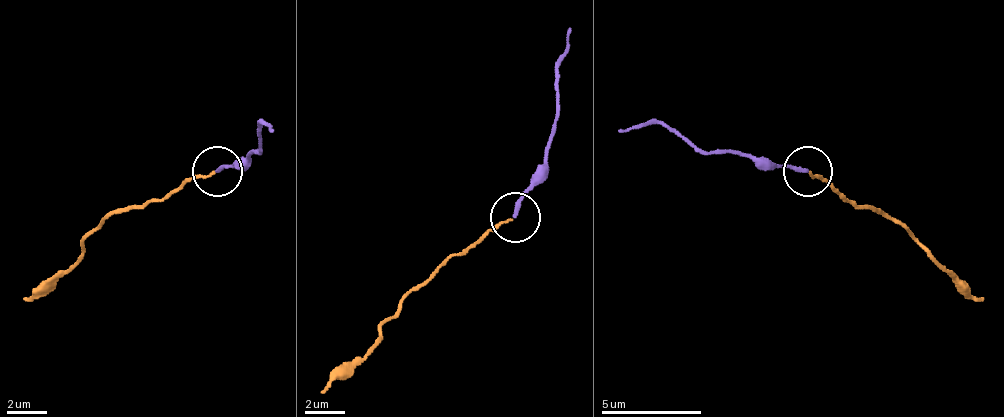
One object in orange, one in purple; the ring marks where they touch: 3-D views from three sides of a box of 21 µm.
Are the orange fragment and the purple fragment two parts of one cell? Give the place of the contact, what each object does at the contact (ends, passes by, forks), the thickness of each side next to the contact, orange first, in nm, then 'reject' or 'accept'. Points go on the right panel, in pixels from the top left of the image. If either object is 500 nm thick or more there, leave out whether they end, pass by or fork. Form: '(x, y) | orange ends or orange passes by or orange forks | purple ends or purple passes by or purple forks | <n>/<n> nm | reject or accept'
(807, 171) | orange ends | purple ends | 120/200 nm | accept

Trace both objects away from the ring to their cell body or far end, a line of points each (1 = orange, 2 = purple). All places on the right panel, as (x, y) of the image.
1: (811, 172), (851, 202), (881, 207), (946, 272), (981, 297)
2: (806, 172), (751, 152), (691, 147), (656, 122), (616, 132)

